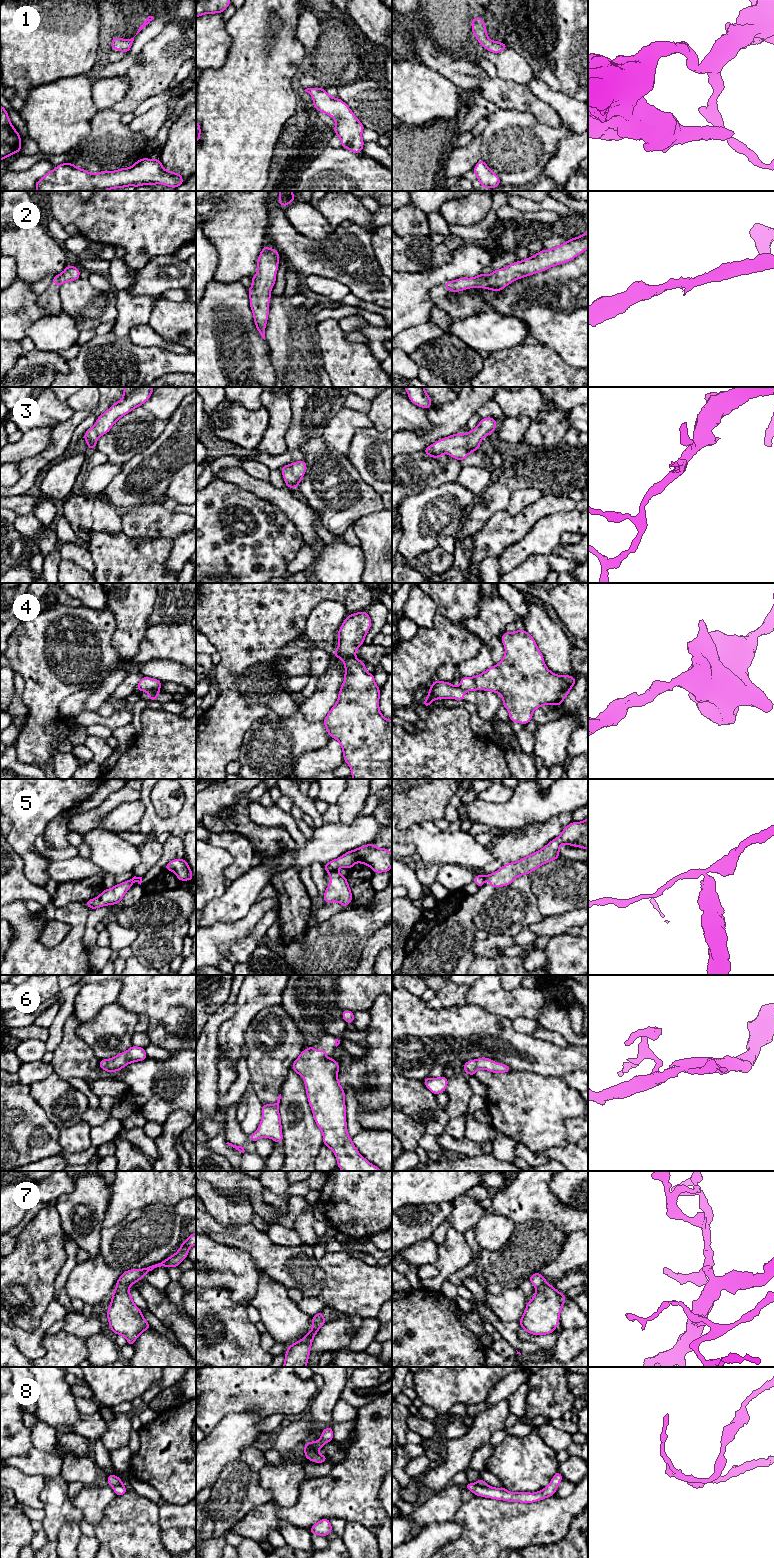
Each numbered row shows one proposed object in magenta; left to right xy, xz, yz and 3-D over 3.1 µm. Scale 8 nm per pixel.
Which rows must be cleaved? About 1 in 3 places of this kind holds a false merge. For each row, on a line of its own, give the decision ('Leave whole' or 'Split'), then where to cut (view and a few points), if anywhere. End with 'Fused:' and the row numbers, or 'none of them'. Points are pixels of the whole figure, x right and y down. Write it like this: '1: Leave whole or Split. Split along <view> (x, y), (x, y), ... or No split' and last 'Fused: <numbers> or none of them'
1: Leave whole. No split
2: Leave whole. No split
3: Leave whole. No split
4: Split. Split along xz (335, 649), (342, 654), (355, 656)
5: Split. Split along xz (336, 869), (328, 872)
6: Leave whole. No split
7: Leave whole. No split
8: Split. Split along xz (309, 1442), (312, 1450), (317, 1453)
Fused: 4, 5, 8

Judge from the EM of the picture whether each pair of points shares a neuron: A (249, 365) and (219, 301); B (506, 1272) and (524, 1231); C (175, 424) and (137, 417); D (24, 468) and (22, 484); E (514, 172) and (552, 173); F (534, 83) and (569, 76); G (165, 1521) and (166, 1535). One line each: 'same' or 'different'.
A: same
B: same
C: different
D: same
E: different
F: different
G: different

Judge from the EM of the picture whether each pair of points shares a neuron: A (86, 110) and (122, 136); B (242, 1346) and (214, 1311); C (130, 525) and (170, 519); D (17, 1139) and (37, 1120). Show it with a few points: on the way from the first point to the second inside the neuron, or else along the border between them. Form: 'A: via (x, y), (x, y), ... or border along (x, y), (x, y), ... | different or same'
A: border along (99, 110), (90, 119), (90, 133), (86, 137) | different
B: via (233, 1337), (216, 1320) | same
C: via (140, 522), (160, 522) | same
D: via (22, 1134), (32, 1125) | same

